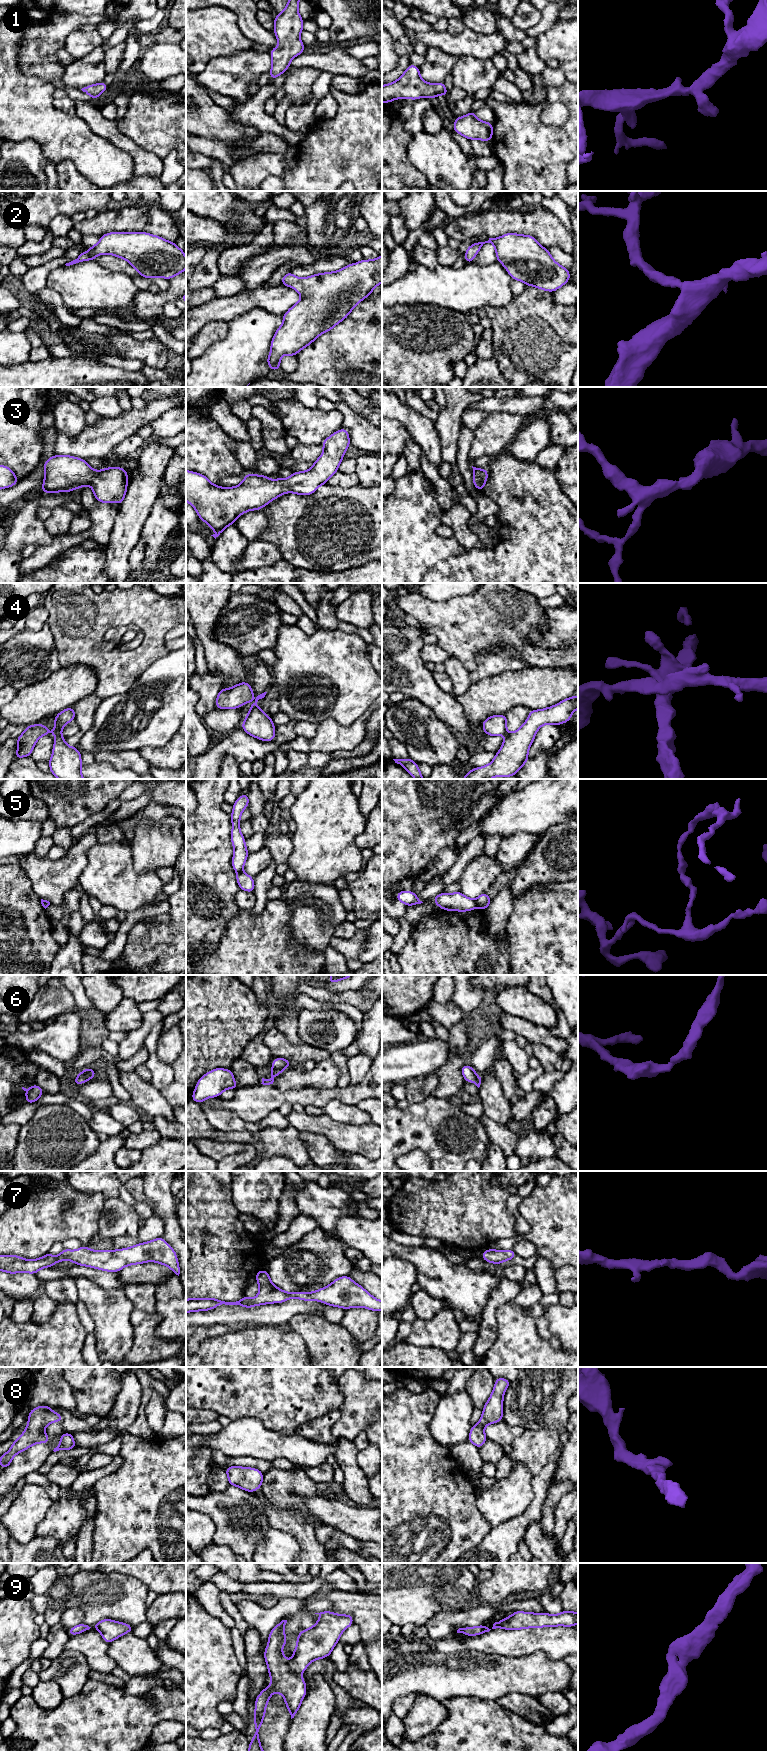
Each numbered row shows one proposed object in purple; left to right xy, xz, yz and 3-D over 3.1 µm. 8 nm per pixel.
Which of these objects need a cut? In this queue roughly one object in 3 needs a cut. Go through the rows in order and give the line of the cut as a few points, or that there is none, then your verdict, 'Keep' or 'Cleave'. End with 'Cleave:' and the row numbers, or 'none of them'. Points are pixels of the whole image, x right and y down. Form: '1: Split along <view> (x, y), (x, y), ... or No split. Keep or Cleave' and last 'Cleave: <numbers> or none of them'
1: No split. Keep
2: No split. Keep
3: No split. Keep
4: Split along xy (60, 733), (56, 735). Cleave
5: Split along yz (475, 900), (477, 906). Cleave
6: No split. Keep
7: No split. Keep
8: No split. Keep
9: No split. Keep
Cleave: 4, 5

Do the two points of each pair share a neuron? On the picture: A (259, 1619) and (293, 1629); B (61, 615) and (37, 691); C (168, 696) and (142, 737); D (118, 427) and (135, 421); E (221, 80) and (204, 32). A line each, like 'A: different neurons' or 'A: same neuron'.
A: different neurons
B: different neurons
C: same neuron
D: same neuron
E: different neurons

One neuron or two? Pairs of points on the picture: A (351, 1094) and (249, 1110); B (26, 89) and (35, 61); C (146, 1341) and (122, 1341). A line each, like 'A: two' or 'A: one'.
A: one
B: two
C: two

